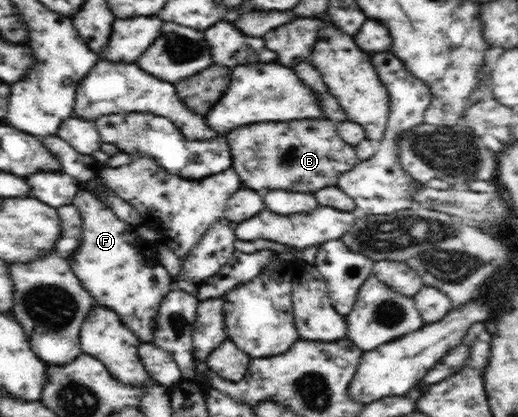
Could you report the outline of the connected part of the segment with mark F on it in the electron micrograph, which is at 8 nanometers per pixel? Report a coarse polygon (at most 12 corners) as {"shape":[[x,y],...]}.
{"shape":[[93,192],[73,205],[83,239],[70,263],[96,306],[153,343],[174,289],[140,238]]}

